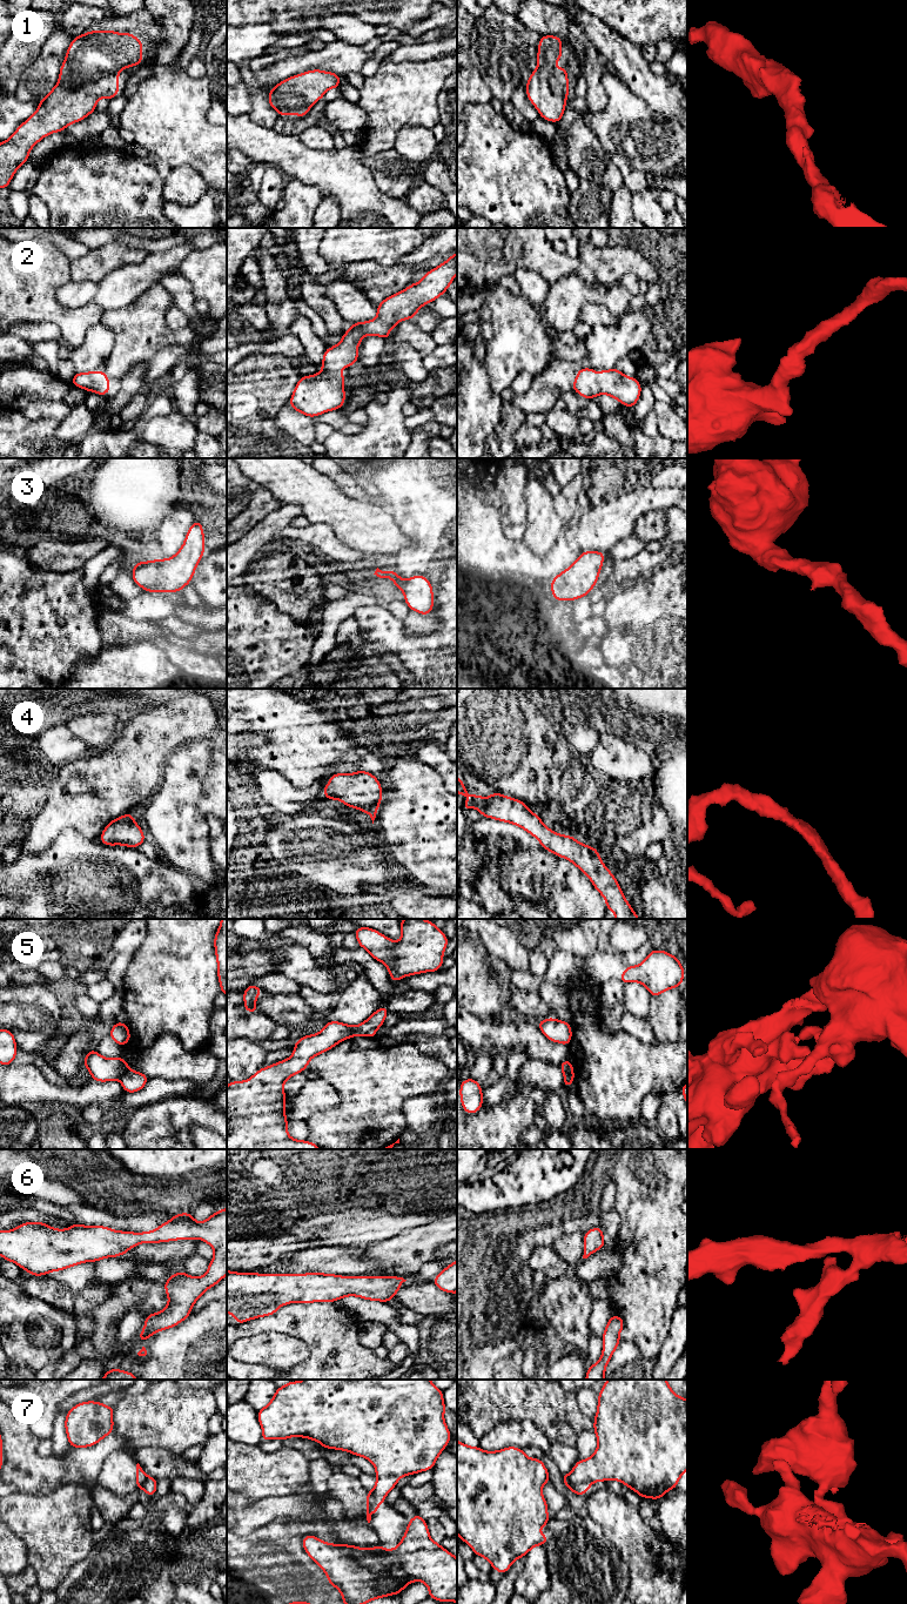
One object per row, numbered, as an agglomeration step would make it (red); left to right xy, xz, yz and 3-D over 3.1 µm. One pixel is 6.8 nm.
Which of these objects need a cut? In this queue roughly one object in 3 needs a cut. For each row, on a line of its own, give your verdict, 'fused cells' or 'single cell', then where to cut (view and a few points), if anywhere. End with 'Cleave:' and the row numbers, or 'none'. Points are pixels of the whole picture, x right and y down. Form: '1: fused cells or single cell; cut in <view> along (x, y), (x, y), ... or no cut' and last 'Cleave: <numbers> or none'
1: single cell; no cut
2: single cell; no cut
3: single cell; no cut
4: single cell; no cut
5: fused cells; cut in xy along (129, 1069), (118, 1079)
6: single cell; no cut
7: fused cells; cut in yz along (565, 1475), (575, 1484), (588, 1483)
Cleave: 5, 7

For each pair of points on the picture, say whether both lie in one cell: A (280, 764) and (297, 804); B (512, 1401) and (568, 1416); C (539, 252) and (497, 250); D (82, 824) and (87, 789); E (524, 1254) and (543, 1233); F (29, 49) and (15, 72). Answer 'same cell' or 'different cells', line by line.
A: different cells
B: same cell
C: same cell
D: same cell
E: same cell
F: same cell

